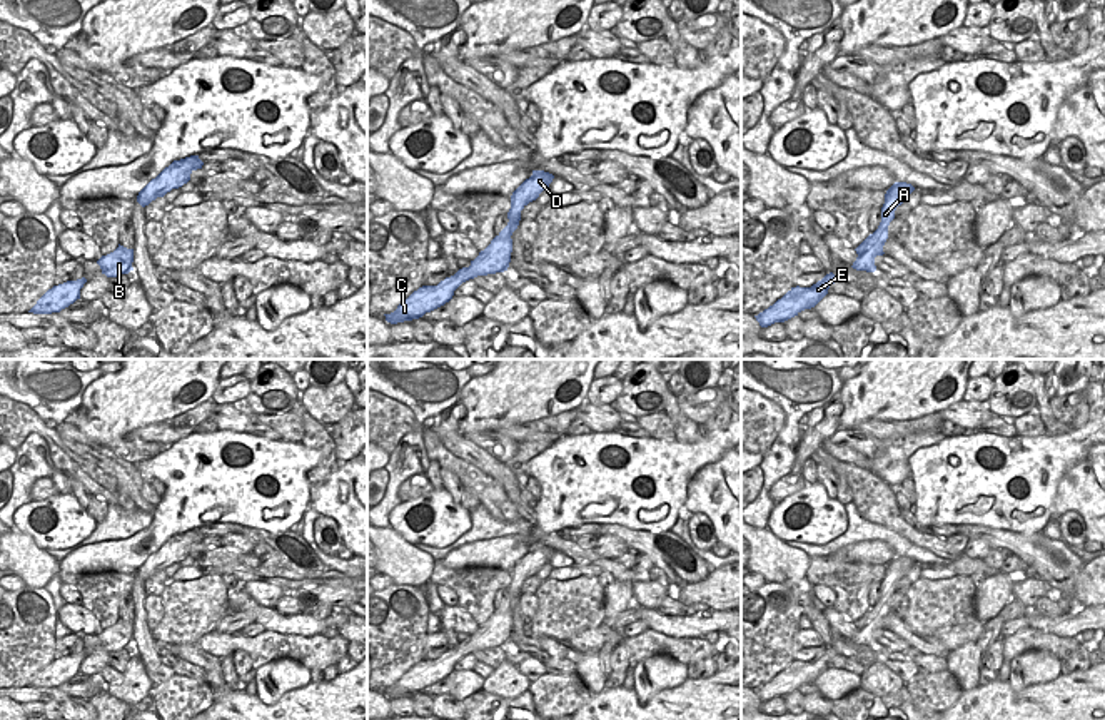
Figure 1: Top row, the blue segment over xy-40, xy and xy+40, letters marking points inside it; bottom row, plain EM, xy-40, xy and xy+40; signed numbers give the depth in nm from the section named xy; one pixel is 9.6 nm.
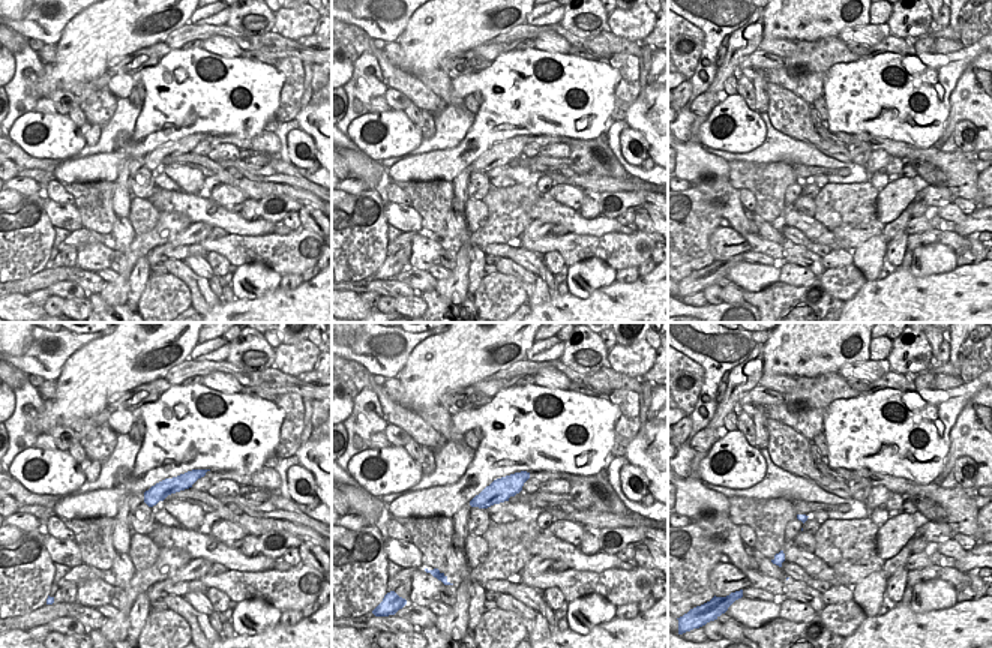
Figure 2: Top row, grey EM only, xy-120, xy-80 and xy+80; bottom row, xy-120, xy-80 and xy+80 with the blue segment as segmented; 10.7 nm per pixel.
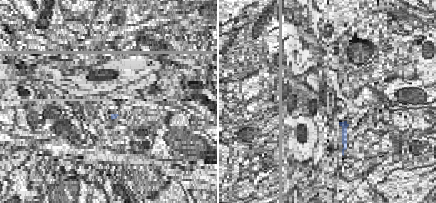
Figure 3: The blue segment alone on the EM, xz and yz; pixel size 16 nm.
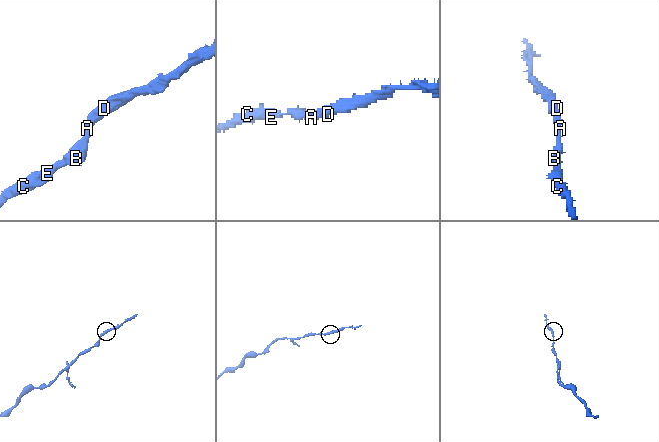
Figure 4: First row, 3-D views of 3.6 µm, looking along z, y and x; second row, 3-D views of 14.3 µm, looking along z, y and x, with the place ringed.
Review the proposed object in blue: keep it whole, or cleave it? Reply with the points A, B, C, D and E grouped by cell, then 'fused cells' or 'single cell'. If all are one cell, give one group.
A B C D E; single cell

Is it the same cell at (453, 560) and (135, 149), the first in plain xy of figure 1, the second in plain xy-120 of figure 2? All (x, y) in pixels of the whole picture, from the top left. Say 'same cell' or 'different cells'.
same cell

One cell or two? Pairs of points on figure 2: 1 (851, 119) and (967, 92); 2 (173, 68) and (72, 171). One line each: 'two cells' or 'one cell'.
1: two cells
2: one cell

